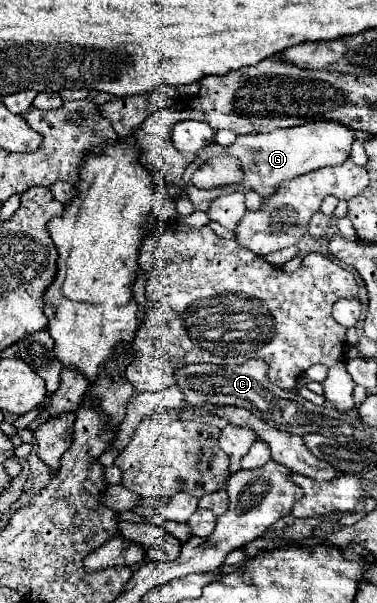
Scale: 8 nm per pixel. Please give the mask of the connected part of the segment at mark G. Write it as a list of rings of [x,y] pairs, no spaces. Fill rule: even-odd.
[[[307,122],[301,126],[293,128],[283,128],[283,130],[273,130],[267,134],[253,134],[253,136],[237,136],[235,144],[221,148],[219,144],[209,144],[205,150],[201,150],[195,160],[185,168],[183,172],[183,182],[185,182],[185,194],[189,194],[189,178],[193,176],[195,168],[201,166],[201,162],[209,160],[211,156],[219,152],[229,152],[237,156],[245,168],[245,182],[237,188],[241,192],[253,190],[259,196],[267,198],[273,196],[279,190],[279,184],[291,178],[297,178],[301,174],[313,172],[317,168],[325,166],[335,166],[343,164],[349,158],[349,150],[353,144],[353,130],[337,124],[337,122]],[[193,166],[193,168],[191,168]]]

